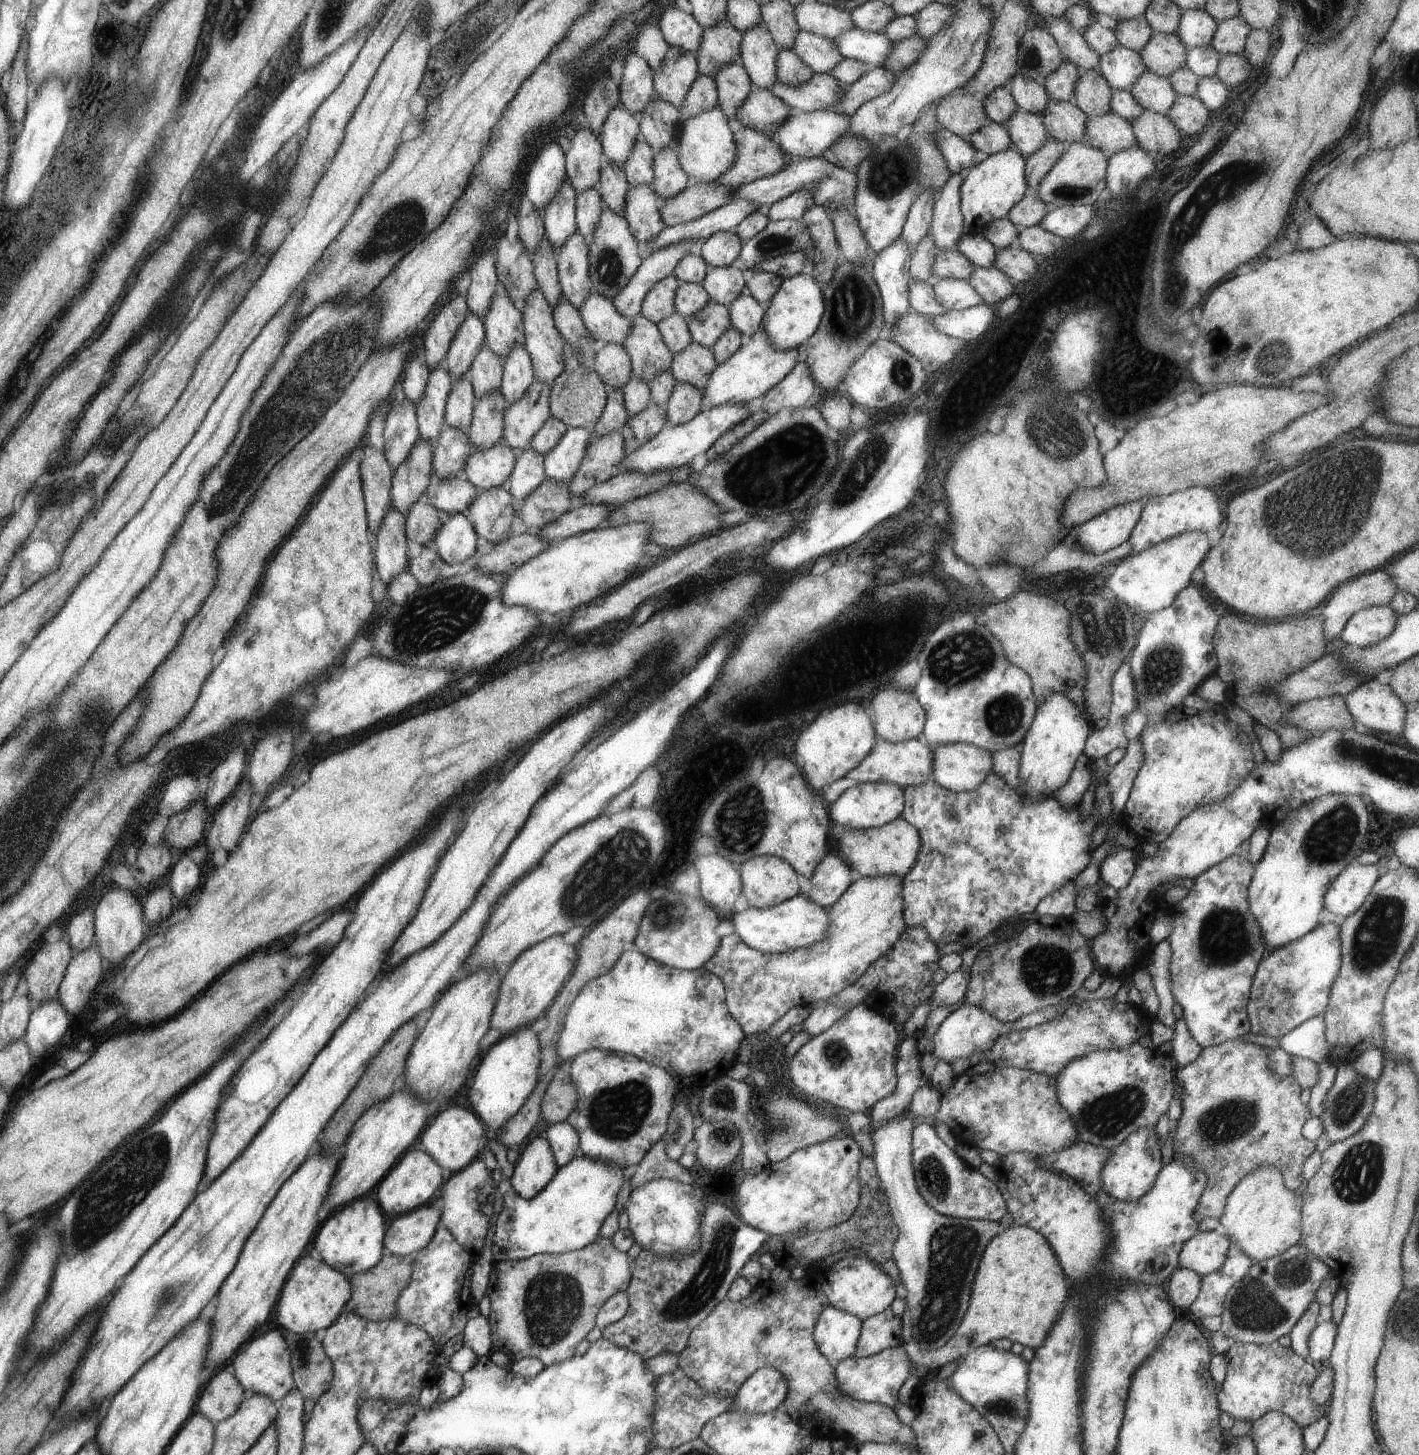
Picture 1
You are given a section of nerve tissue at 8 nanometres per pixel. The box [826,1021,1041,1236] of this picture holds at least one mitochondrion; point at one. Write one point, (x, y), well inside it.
(934, 1177)

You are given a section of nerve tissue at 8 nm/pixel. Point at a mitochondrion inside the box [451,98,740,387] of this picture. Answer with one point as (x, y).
(608, 269)

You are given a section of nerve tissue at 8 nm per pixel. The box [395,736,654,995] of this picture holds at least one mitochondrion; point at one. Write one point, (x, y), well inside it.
(605, 874)

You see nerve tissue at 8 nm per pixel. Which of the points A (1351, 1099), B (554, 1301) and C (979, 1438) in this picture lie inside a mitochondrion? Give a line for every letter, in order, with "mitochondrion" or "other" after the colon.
A: mitochondrion
B: mitochondrion
C: mitochondrion

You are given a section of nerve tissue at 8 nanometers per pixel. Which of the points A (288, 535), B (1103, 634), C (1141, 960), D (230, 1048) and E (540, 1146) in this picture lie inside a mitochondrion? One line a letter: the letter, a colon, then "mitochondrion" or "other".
A: other
B: mitochondrion
C: other
D: other
E: other

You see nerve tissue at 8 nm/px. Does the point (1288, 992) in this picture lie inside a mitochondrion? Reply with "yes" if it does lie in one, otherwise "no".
yes

